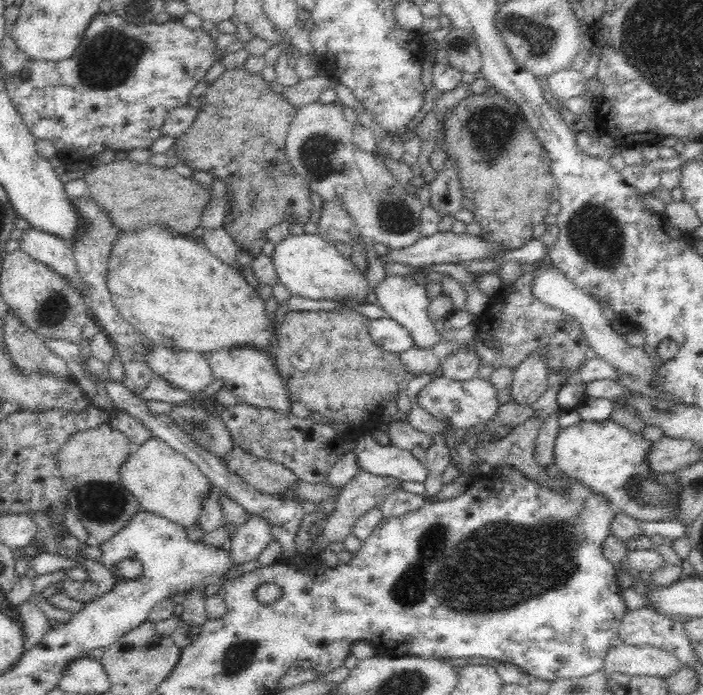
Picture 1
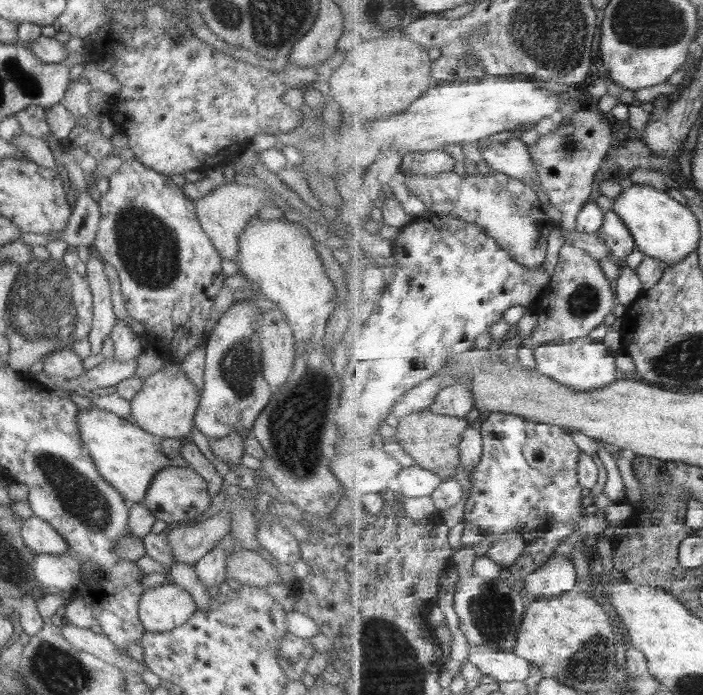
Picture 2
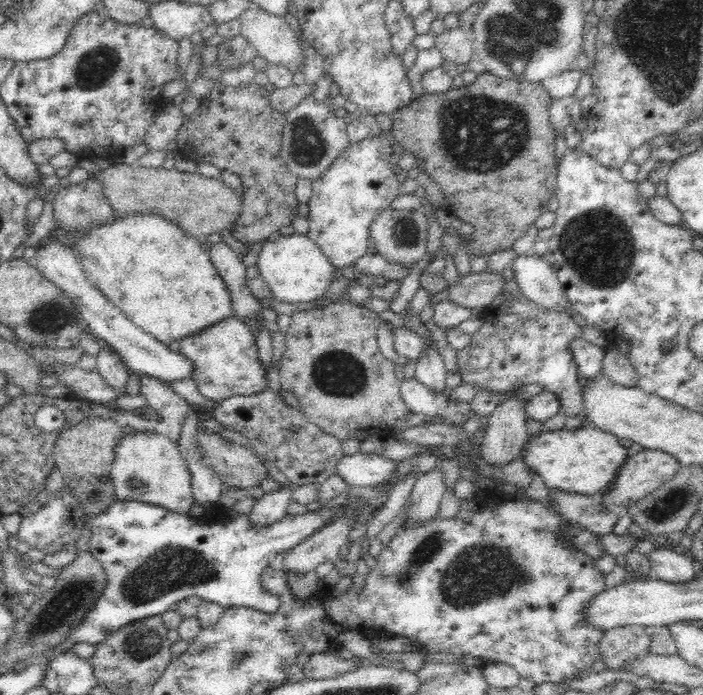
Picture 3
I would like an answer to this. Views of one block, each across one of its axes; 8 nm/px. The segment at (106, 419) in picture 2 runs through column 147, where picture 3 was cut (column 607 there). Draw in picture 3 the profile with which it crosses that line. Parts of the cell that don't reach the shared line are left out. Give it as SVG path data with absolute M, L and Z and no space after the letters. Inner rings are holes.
M584 424L576 430L541 431L538 435L529 436L523 444L521 454L522 461L526 463L526 469L531 474L539 476L548 490L559 490L560 492L575 492L576 494L592 495L601 494L613 481L618 468L628 458L626 448L618 443L613 434L602 432L593 427L592 424Z

